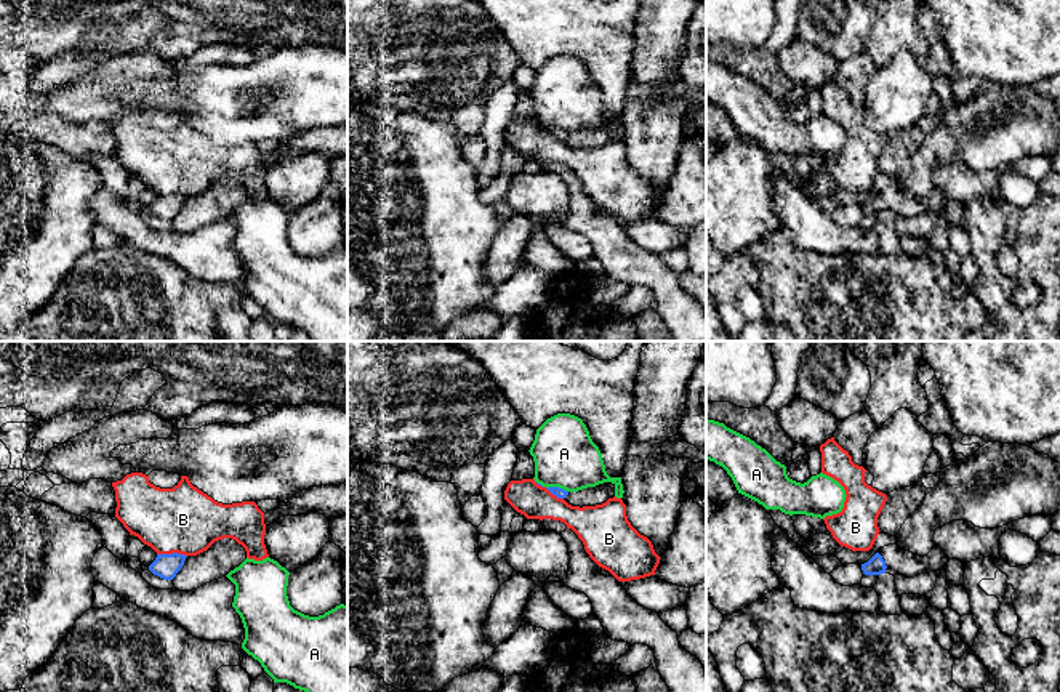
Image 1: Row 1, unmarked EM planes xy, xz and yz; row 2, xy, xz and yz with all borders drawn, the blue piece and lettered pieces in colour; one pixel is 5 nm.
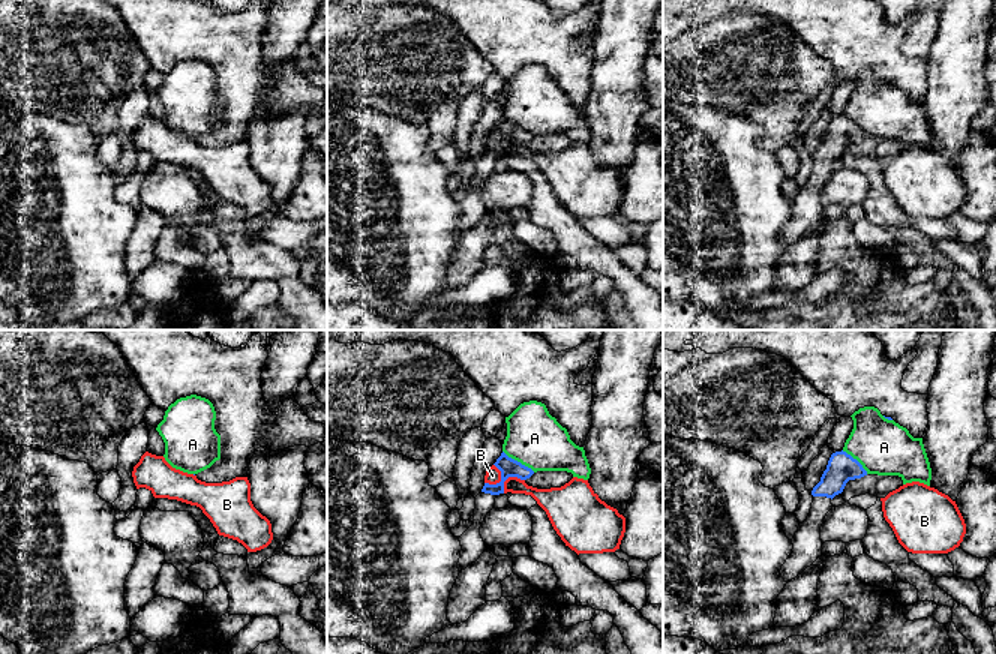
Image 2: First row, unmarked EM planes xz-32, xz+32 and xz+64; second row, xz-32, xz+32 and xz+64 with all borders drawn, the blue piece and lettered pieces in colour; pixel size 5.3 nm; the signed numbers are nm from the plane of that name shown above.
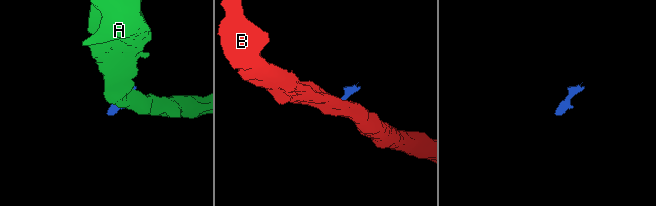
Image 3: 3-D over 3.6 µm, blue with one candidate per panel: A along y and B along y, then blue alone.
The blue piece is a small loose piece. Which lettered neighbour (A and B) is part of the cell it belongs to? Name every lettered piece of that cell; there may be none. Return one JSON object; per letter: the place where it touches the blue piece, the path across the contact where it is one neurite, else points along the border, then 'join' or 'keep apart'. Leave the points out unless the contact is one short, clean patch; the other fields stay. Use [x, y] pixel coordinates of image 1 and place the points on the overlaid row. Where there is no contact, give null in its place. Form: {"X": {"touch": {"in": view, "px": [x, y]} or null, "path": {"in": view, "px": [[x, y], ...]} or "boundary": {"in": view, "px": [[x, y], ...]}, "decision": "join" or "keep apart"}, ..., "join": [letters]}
{"A": {"touch": {"in": "xz", "px": [558, 487]}, "decision": "keep apart"}, "B": {"touch": {"in": "xy", "px": [173, 553]}, "boundary": {"in": "xy", "px": [[157, 553], [183, 553], [186, 556]]}, "decision": "keep apart"}, "join": []}

